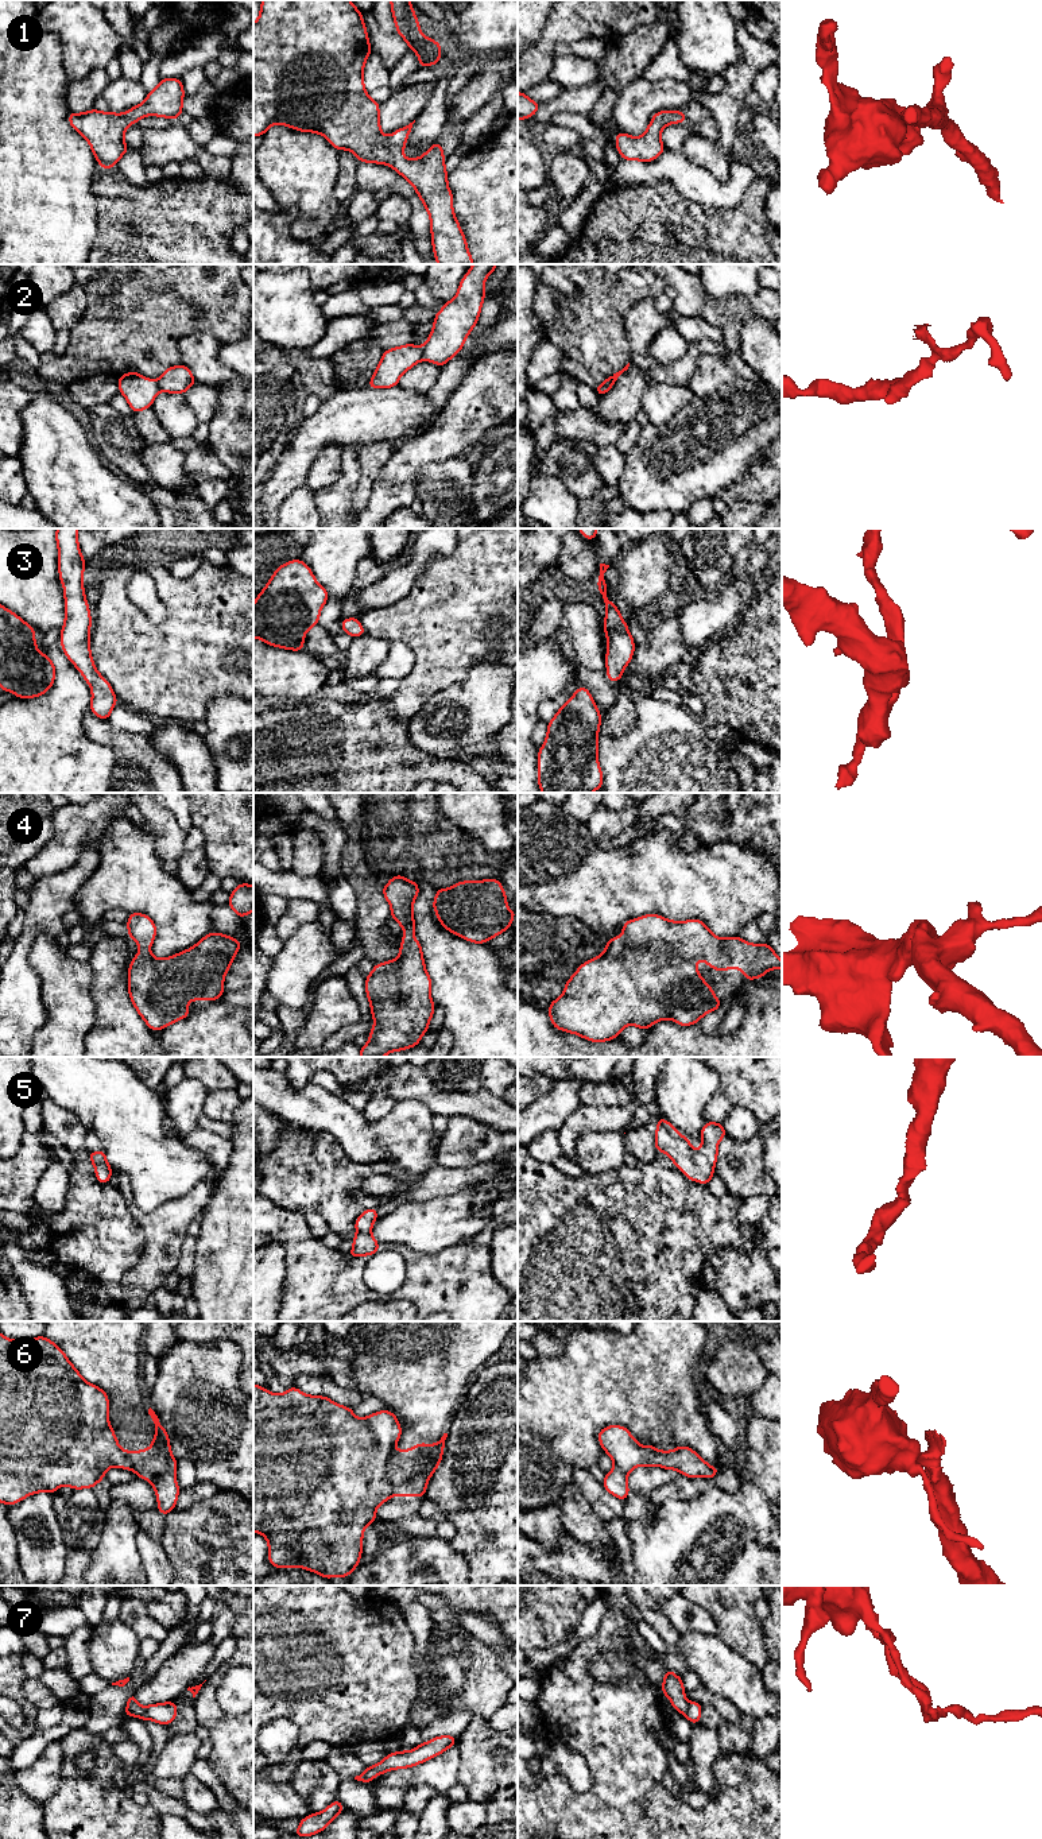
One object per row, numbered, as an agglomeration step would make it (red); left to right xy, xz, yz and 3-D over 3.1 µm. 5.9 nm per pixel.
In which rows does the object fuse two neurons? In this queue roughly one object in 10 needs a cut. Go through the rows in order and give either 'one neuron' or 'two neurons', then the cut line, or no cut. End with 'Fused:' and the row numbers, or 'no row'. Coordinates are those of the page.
1: one neuron; no cut
2: two neurons; cut in xz along (421, 348), (423, 359)
3: one neuron; no cut
4: one neuron; no cut
5: one neuron; no cut
6: two neurons; cut in xz along (392, 1447), (388, 1462), (391, 1494)
7: one neuron; no cut
Fused: 2, 6

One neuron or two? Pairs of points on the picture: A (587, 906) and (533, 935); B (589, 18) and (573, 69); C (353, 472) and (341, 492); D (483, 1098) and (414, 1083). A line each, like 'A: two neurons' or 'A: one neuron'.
A: two neurons
B: two neurons
C: one neuron
D: one neuron

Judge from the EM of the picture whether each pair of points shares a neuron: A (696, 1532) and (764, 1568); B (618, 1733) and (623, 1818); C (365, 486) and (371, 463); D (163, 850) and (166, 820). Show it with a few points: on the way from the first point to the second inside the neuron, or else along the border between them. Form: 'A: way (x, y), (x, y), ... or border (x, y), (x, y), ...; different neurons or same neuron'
A: border (767, 1547), (759, 1543), (748, 1543), (721, 1571); different neurons
B: way (623, 1754), (623, 1796); same neuron
C: way (365, 480), (370, 468); same neuron
D: way (166, 843), (166, 827); same neuron

